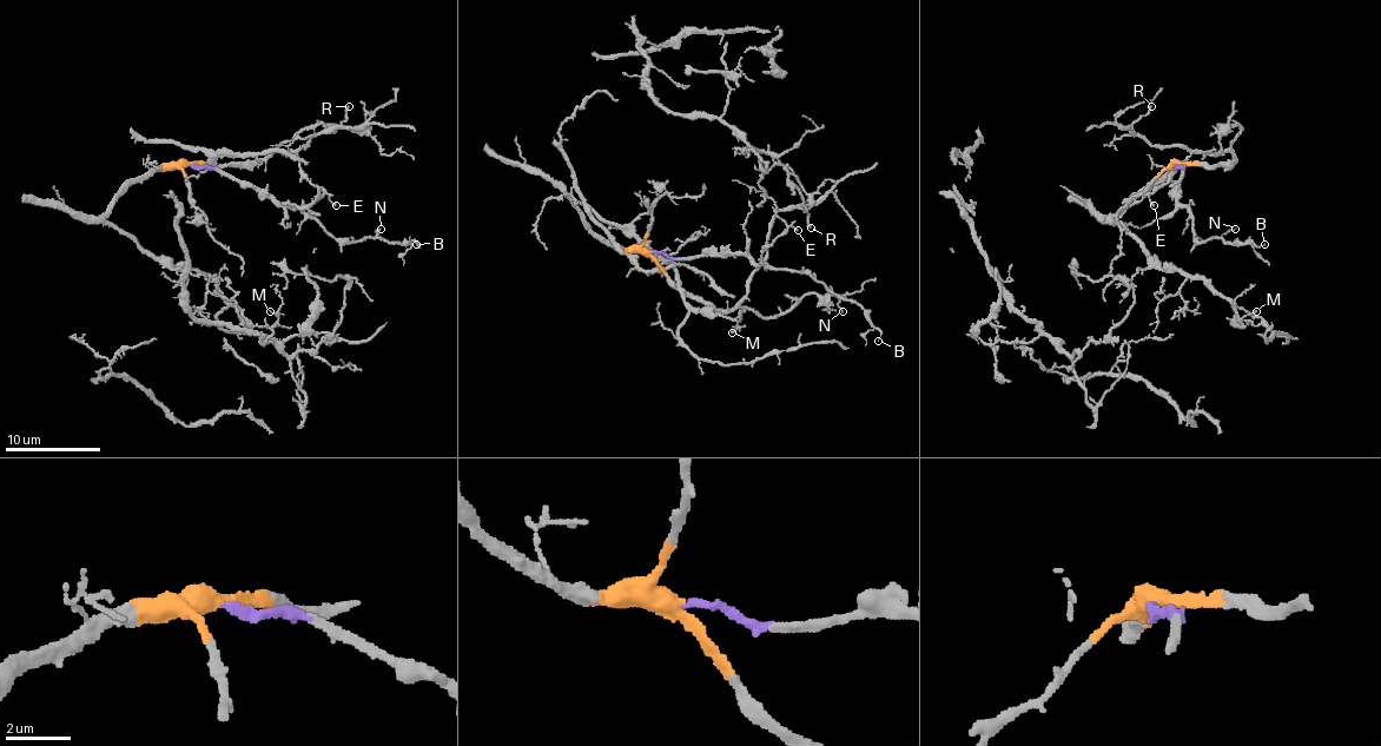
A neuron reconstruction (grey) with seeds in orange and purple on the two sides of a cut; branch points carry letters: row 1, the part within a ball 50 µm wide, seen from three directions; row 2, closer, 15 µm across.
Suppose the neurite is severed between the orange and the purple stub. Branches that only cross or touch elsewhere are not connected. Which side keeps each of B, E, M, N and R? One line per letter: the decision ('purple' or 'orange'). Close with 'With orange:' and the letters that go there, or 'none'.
B: purple
E: orange
M: orange
N: purple
R: orange
With orange: E, M, R

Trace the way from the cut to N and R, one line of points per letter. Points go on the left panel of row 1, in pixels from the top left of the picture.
N: (191, 164), (217, 169), (303, 211), (336, 237), (374, 237), (381, 228)
R: (189, 164), (248, 166), (275, 151), (291, 154), (305, 146), (317, 132), (338, 125), (345, 118), (348, 106)

